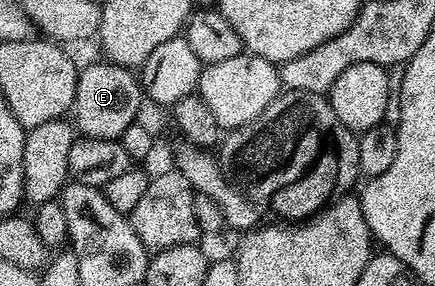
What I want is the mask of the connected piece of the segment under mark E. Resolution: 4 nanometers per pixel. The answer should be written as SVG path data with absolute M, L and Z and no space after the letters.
M99 59L79 70L76 78L76 104L74 125L83 136L94 139L120 139L131 124L136 123L142 100L142 86L131 68L113 65L111 61Z

